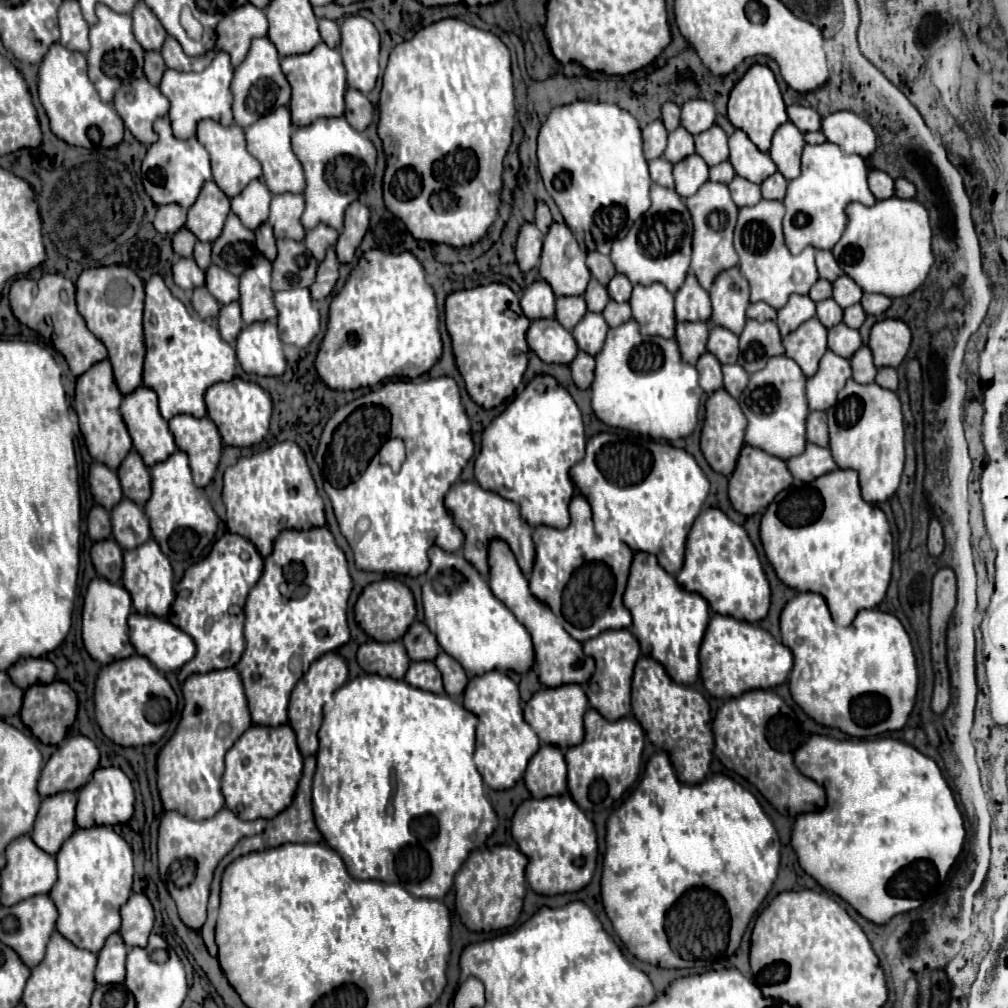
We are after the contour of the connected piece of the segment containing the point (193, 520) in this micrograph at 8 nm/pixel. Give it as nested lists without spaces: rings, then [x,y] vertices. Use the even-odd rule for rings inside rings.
[[[176,451],[160,465],[154,465],[150,473],[152,473],[152,497],[148,499],[144,511],[152,521],[152,537],[156,539],[162,553],[170,561],[184,565],[198,563],[210,553],[210,545],[218,529],[218,515],[208,503],[204,491],[194,485],[188,455],[184,451]]]

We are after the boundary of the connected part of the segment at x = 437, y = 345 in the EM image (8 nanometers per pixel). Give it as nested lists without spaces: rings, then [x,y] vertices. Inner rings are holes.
[[[380,249],[366,251],[352,269],[346,285],[330,303],[330,321],[316,357],[320,379],[336,391],[372,387],[388,377],[420,377],[442,357],[442,337],[438,329],[438,307],[434,289],[426,283],[422,263],[408,251],[400,255]]]

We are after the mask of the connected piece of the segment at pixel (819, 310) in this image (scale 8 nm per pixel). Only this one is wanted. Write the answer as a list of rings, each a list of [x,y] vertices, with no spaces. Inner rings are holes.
[[[824,299],[816,303],[816,317],[822,321],[826,329],[838,325],[842,321],[842,307],[834,299]]]

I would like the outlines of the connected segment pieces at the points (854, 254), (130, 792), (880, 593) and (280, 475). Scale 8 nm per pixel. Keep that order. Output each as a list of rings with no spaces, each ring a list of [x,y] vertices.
[[[890,197],[888,201],[876,201],[872,207],[848,205],[848,225],[832,253],[840,269],[866,293],[902,297],[916,291],[928,277],[934,263],[930,241],[928,211],[916,199]]]
[[[100,767],[96,769],[92,781],[84,785],[78,793],[76,805],[76,825],[78,827],[94,827],[94,825],[118,825],[126,823],[134,815],[134,787],[130,779],[118,767]]]
[[[834,469],[810,483],[794,483],[776,495],[760,521],[760,539],[768,561],[782,583],[796,591],[820,593],[838,625],[850,625],[858,611],[874,609],[886,595],[894,559],[894,539],[890,523],[882,509],[866,503],[860,495],[858,473],[852,469]]]
[[[276,443],[270,449],[252,457],[242,457],[236,465],[224,471],[222,499],[226,505],[226,525],[252,541],[262,557],[268,557],[276,537],[286,529],[312,529],[324,527],[324,503],[318,495],[310,467],[302,449],[292,443]]]

